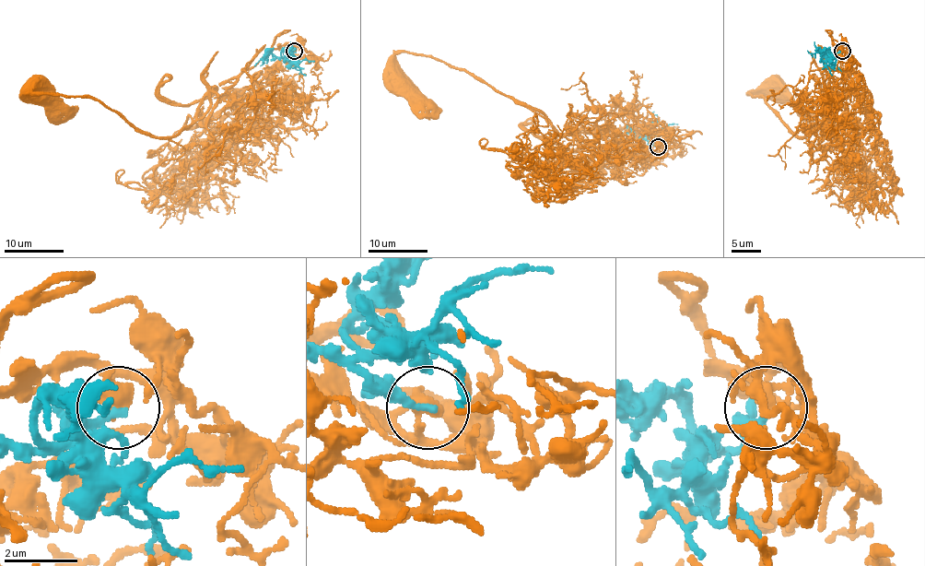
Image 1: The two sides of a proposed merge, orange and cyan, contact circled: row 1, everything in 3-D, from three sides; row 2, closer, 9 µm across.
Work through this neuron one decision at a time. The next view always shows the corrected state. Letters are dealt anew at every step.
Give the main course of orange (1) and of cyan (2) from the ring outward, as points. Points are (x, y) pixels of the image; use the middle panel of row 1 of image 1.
1: (657, 146), (617, 144), (598, 128), (561, 134), (536, 110), (424, 55), (398, 53), (397, 79)
2: (657, 146), (651, 146), (626, 133), (617, 135)

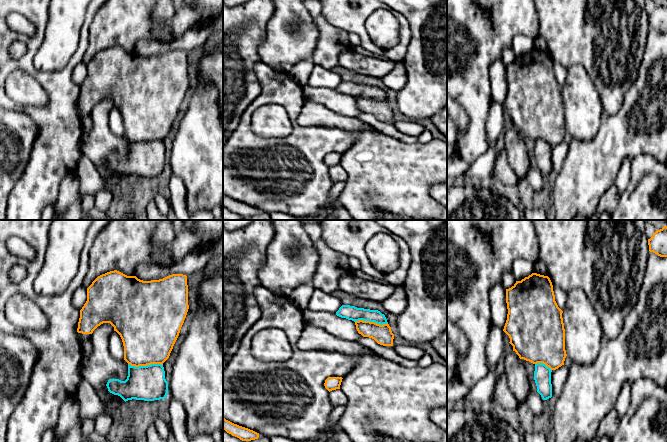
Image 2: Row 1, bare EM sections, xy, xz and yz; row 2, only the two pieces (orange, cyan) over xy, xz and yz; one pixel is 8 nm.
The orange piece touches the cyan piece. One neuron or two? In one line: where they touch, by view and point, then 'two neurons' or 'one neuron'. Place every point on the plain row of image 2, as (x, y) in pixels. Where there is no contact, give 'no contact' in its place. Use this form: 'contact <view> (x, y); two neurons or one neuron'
contact xy (145, 141); one neuron

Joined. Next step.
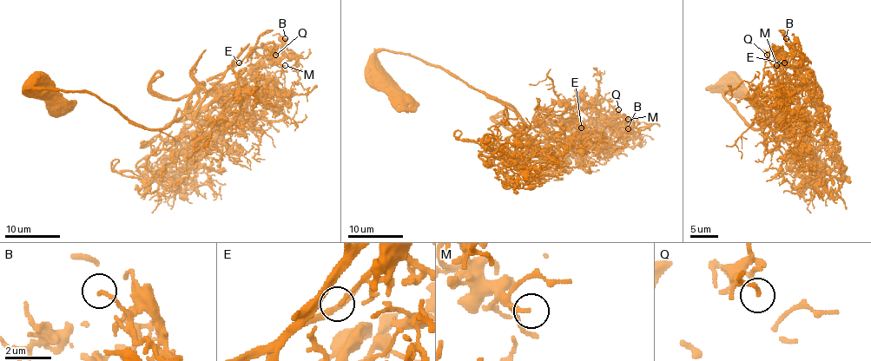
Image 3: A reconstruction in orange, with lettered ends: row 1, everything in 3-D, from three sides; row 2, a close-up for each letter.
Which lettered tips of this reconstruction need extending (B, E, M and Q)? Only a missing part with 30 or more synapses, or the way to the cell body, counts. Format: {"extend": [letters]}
{"extend": ["B"]}

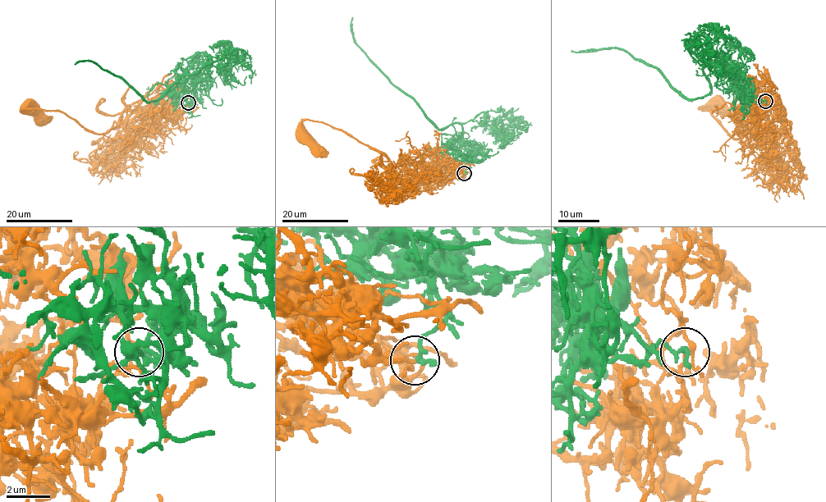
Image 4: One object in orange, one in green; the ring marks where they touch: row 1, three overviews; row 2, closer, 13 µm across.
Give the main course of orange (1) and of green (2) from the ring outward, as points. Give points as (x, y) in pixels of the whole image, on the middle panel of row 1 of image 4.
1: (464, 173), (434, 160), (429, 166), (396, 166), (381, 152), (318, 121), (304, 120), (303, 135)
2: (464, 173), (468, 166), (457, 150), (455, 128), (447, 125), (439, 129), (394, 84), (354, 38), (352, 17)

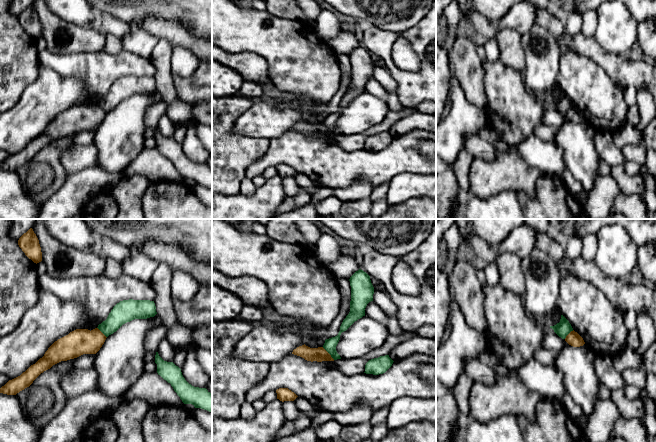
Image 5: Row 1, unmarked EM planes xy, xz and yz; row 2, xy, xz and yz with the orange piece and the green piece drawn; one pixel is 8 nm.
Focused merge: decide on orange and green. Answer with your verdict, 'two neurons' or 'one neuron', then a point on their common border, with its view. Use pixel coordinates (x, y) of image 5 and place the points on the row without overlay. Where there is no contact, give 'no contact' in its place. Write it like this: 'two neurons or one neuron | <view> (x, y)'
two neurons | xz (328, 129)

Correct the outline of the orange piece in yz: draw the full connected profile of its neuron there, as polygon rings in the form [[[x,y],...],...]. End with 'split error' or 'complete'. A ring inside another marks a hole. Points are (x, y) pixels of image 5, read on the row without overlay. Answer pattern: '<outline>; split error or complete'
[[[574,106],[571,107],[565,114],[565,117],[573,122],[573,123],[580,123],[585,120],[583,114]]]; complete

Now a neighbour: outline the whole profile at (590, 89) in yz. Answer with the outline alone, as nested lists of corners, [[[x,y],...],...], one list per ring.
[[[563,51],[557,85],[596,132],[613,133],[628,121],[623,88],[589,57]]]

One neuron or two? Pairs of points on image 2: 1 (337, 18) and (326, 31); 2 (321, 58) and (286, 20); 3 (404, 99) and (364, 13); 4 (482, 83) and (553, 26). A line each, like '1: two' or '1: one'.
1: two
2: two
3: two
4: two

